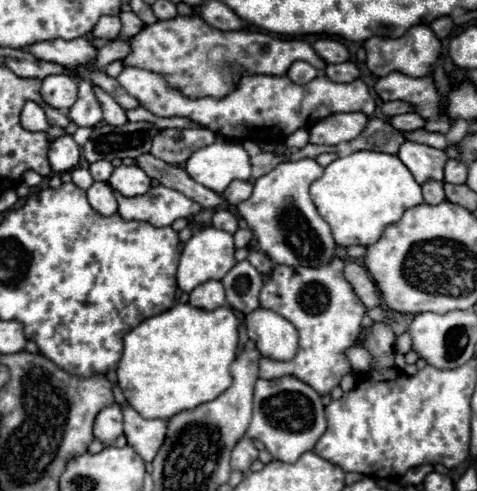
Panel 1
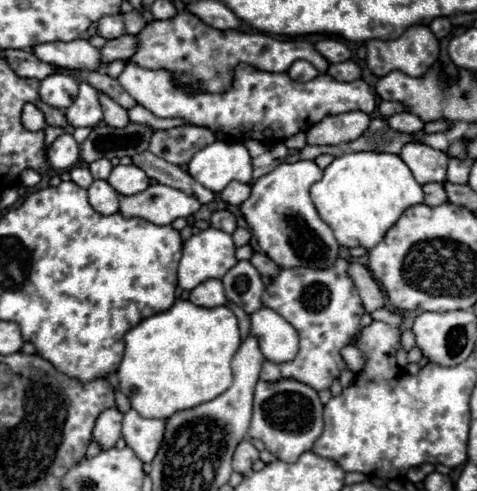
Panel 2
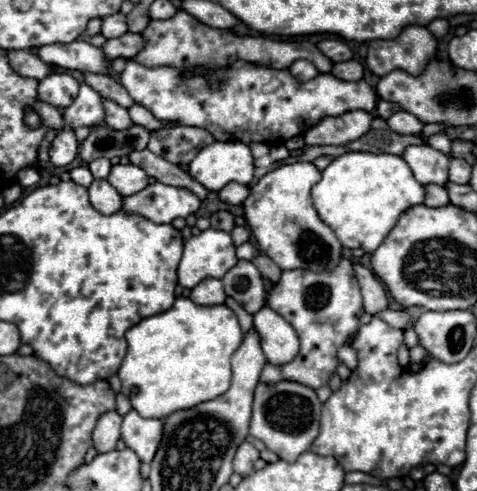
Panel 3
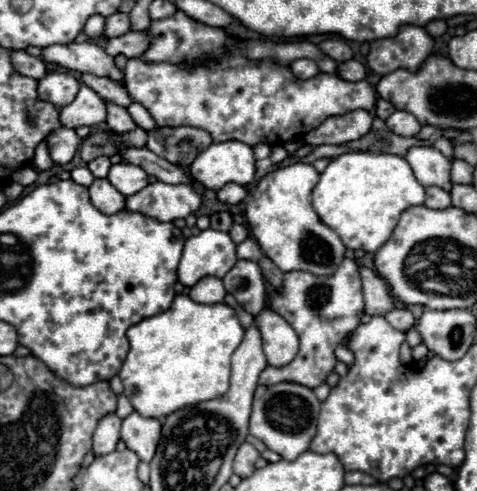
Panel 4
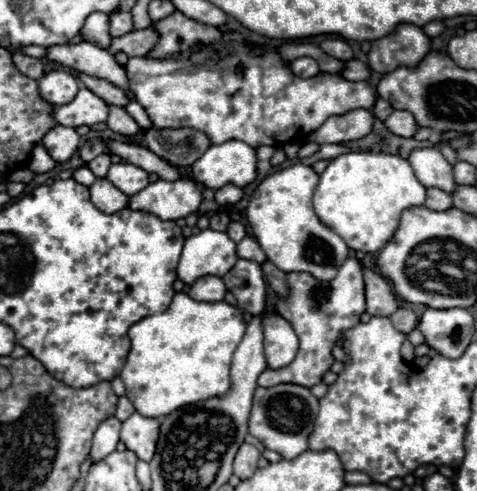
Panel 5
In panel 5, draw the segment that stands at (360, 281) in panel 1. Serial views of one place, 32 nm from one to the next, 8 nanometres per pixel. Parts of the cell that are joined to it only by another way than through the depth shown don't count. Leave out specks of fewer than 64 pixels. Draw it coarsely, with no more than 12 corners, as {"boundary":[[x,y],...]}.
{"boundary":[[366,268],[366,312],[388,316],[398,308],[392,286]]}

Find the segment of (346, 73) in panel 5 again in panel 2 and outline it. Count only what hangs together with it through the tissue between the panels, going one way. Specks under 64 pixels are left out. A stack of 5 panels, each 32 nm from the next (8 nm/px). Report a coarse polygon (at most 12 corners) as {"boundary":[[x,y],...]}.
{"boundary":[[352,60],[330,64],[328,76],[338,82],[360,78],[360,66]]}

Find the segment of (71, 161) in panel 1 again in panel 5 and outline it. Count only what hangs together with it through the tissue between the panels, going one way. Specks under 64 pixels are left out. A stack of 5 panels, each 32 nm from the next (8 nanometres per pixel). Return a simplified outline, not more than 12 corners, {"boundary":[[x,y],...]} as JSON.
{"boundary":[[52,128],[42,144],[58,162],[68,162],[80,146],[74,128]]}

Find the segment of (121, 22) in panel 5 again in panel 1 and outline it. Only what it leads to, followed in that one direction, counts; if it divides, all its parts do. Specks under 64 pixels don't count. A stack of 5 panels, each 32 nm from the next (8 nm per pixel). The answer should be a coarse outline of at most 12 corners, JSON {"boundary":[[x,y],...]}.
{"boundary":[[102,16],[92,38],[114,40],[122,24],[118,16]]}

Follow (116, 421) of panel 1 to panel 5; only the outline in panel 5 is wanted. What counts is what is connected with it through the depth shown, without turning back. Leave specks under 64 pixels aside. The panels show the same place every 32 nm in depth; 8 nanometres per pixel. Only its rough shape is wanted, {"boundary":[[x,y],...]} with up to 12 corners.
{"boundary":[[116,416],[100,422],[90,456],[94,462],[116,450],[120,424]]}

